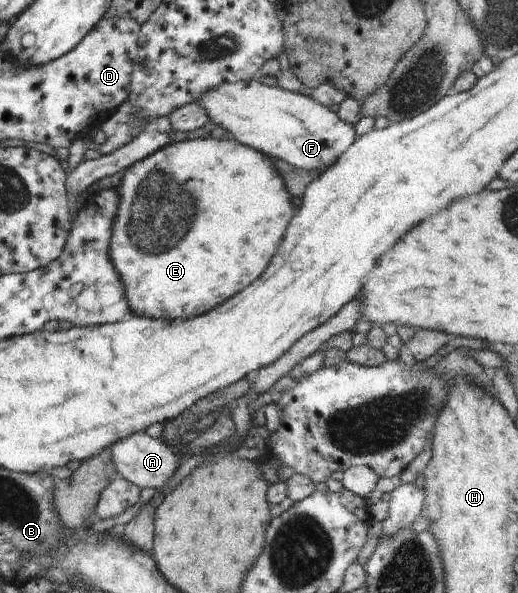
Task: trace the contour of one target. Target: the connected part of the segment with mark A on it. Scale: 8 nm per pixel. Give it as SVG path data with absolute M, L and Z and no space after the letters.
M136 432L130 437L116 442L107 449L114 461L117 472L139 488L152 487L159 489L174 475L183 460L176 455L160 438L152 438L146 432Z

